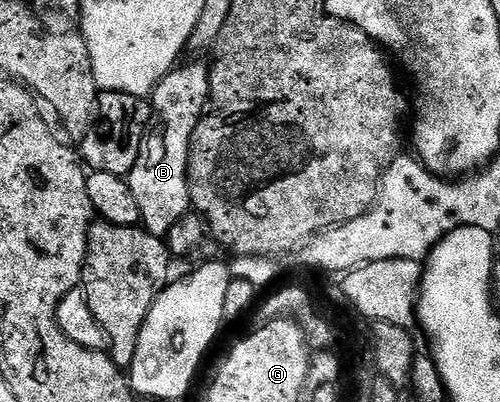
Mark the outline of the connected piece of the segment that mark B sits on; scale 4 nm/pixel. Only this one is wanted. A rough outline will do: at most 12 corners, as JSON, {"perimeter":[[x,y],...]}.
{"perimeter":[[209,65],[154,87],[128,183],[141,225],[168,238],[191,211],[189,148]]}

